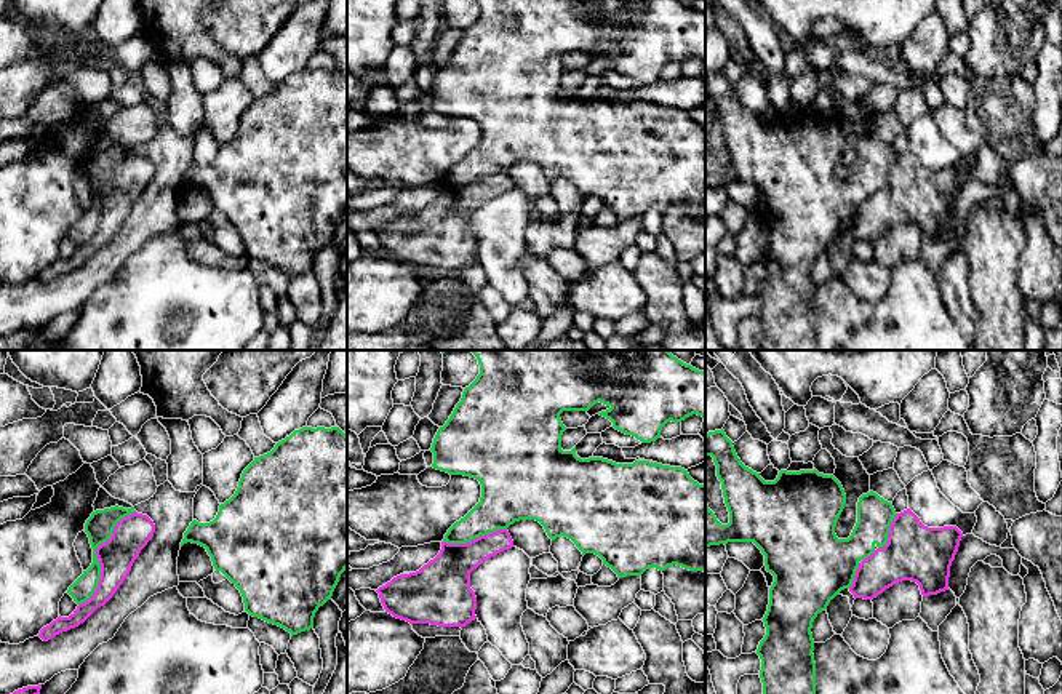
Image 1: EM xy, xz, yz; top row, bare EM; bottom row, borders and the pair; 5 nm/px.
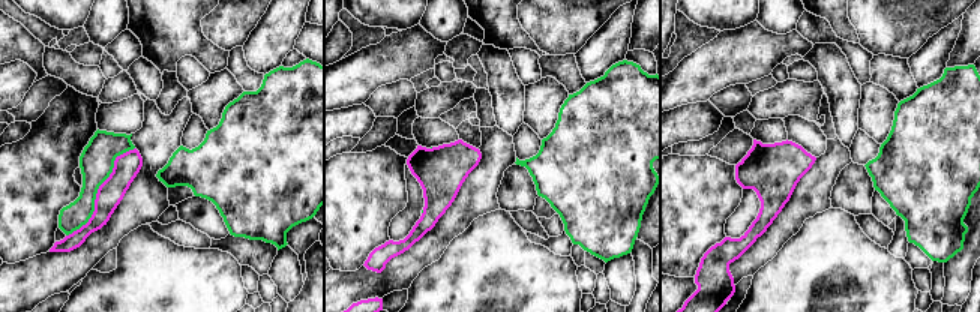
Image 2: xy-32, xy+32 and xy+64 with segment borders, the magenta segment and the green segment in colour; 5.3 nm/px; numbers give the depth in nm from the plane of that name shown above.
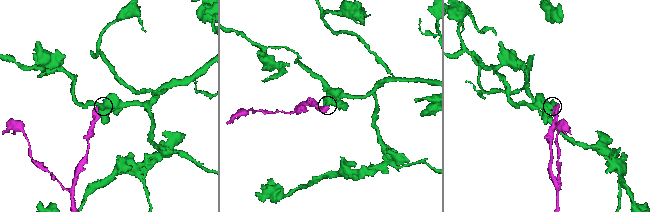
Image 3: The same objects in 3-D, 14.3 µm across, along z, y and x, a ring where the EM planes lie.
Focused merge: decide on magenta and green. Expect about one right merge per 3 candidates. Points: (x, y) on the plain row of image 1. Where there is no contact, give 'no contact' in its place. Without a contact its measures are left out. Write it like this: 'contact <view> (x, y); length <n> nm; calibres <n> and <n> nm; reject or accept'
contact xy (96, 197); length 550 nm; calibres 180 and 140 nm; reject

